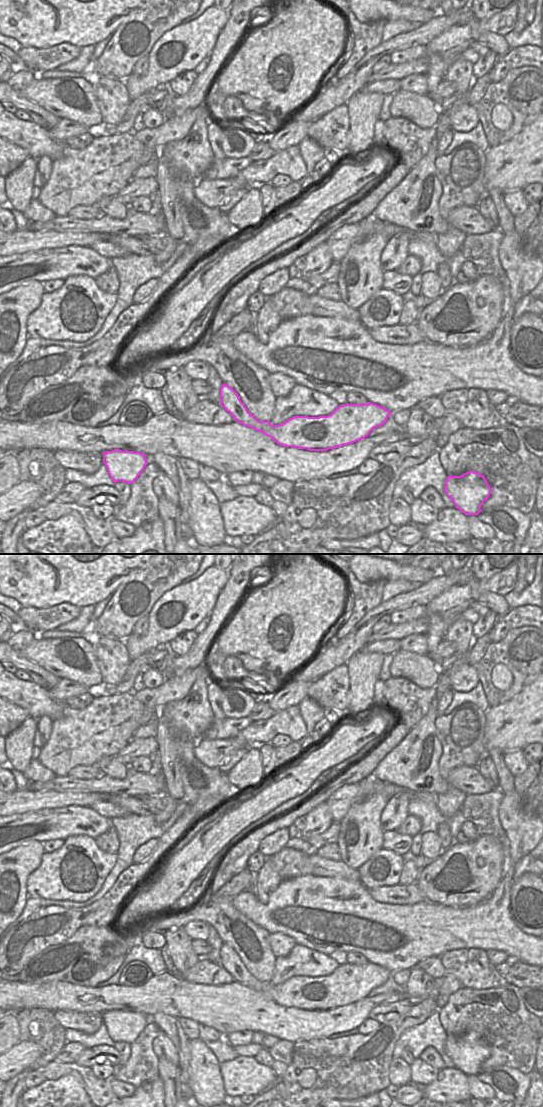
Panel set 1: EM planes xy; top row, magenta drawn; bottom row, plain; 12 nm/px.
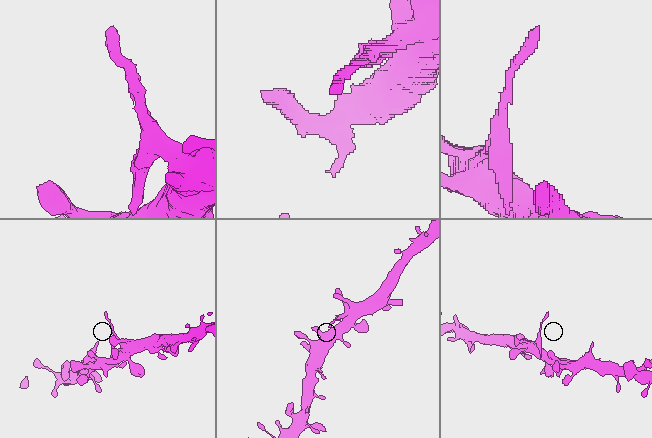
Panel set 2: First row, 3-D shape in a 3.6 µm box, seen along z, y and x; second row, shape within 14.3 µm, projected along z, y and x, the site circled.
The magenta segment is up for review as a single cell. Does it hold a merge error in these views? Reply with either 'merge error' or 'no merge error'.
no merge error

